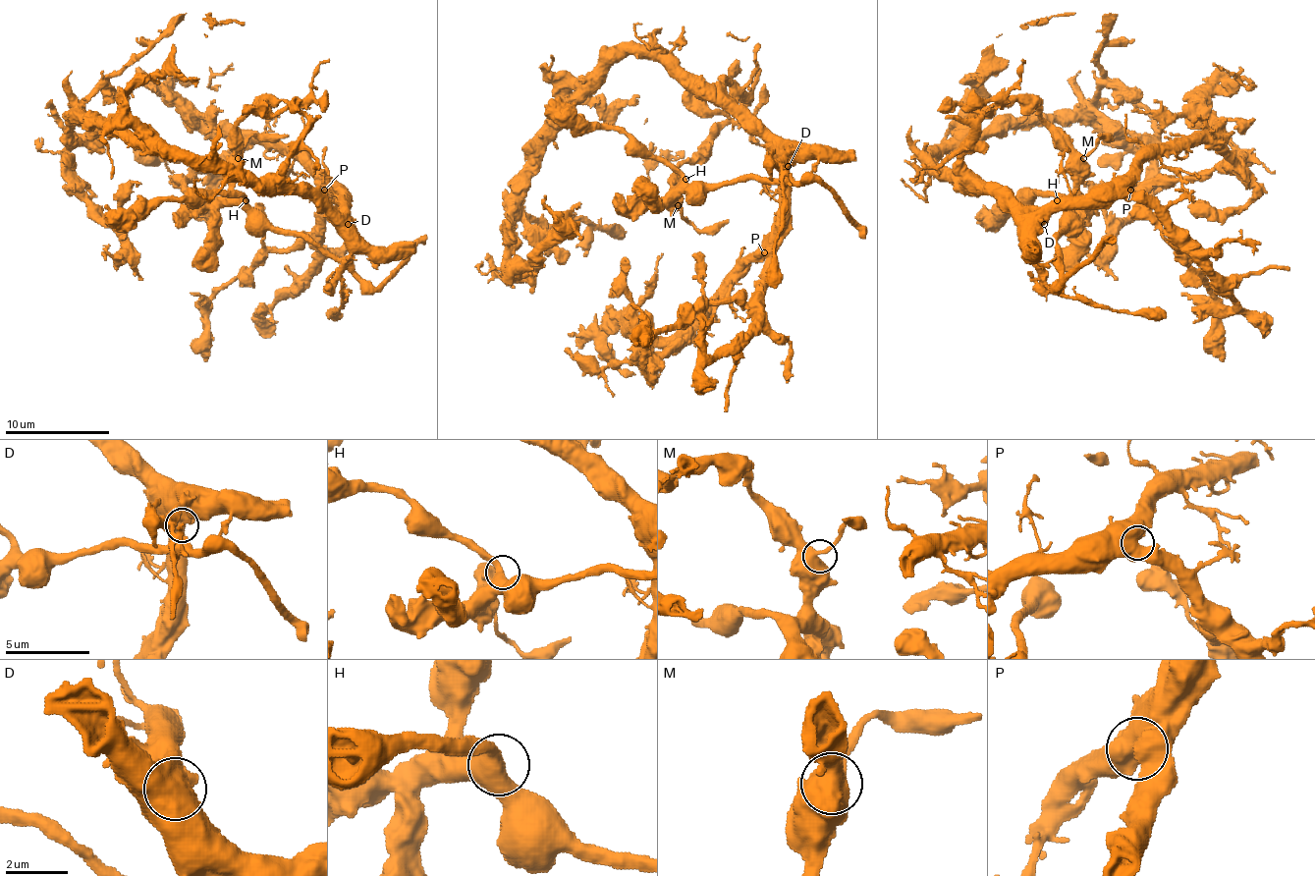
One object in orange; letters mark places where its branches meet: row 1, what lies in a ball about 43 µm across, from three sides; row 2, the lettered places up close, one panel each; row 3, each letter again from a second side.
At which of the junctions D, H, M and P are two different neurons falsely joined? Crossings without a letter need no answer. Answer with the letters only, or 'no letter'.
no letter

